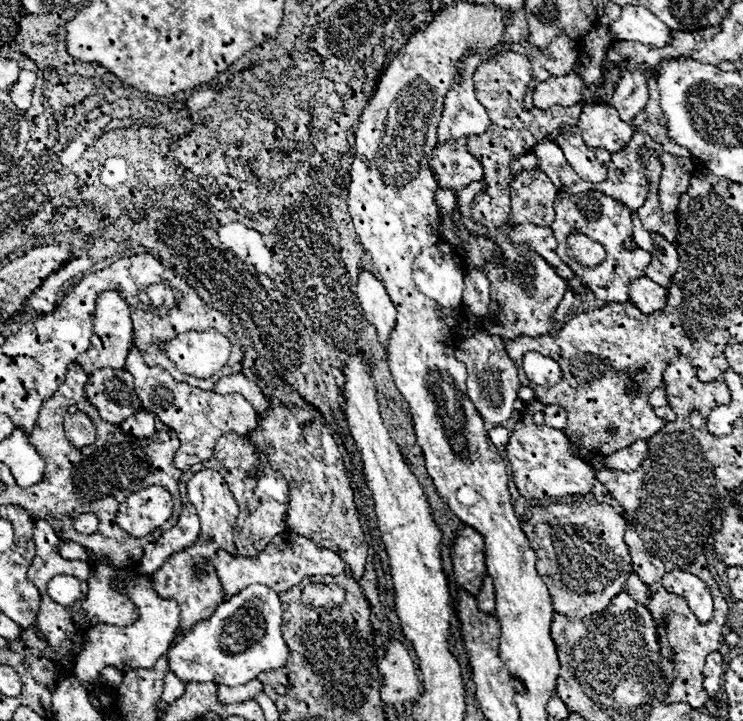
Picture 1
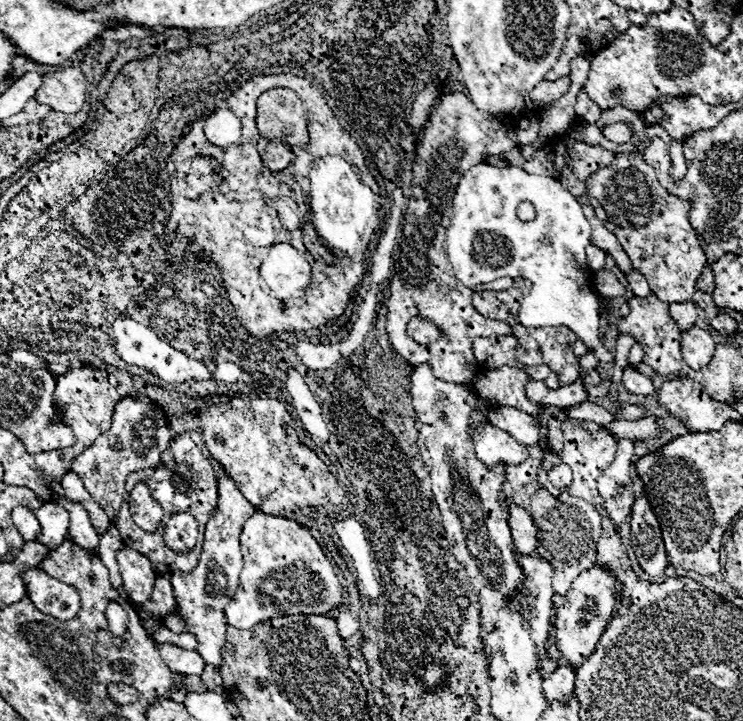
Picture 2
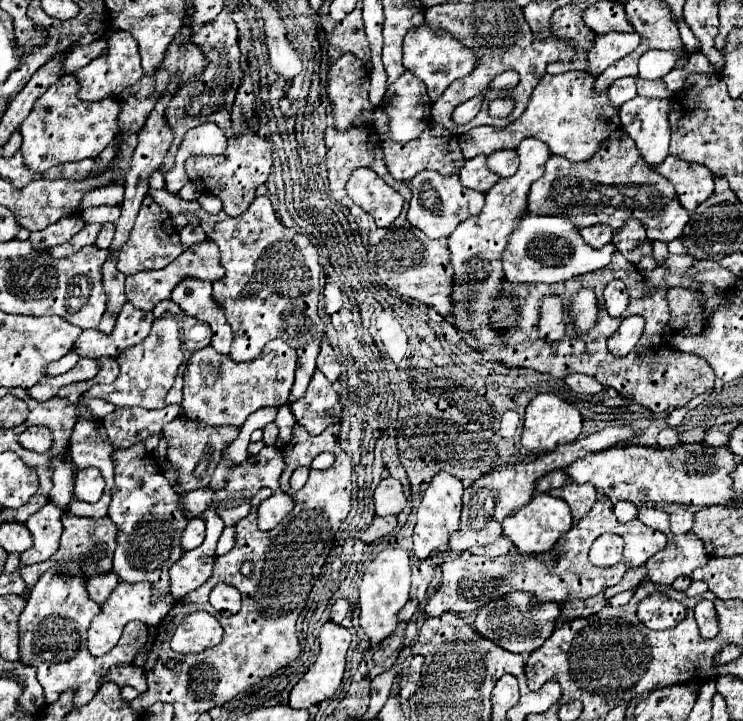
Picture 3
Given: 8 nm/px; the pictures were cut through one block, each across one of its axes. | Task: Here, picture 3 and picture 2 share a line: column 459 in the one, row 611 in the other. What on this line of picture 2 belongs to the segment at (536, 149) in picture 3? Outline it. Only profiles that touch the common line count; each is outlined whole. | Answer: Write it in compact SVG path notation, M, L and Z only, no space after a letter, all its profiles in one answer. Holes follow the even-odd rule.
M256 512L242 530L240 550L244 556L244 568L240 574L240 586L226 606L228 624L236 628L250 628L262 620L288 614L330 614L342 602L340 582L330 582L330 562L312 534L294 520L268 516ZM284 572L292 572L292 588L278 586L286 580ZM320 584L320 586L318 586ZM322 590L322 592L320 592Z

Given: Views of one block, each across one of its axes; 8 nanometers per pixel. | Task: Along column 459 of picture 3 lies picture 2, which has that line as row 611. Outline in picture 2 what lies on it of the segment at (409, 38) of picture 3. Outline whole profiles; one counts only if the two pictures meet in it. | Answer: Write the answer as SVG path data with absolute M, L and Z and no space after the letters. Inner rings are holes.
M38 566L24 570L22 582L28 598L34 602L34 606L38 606L42 614L48 614L62 622L76 618L80 610L80 596L72 586L48 576Z

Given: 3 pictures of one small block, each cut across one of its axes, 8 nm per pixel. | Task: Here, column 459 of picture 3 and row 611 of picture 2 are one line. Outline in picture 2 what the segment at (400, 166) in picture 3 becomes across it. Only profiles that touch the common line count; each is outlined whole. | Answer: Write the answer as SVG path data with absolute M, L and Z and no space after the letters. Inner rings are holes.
M158 576L150 600L142 604L144 612L156 620L162 620L166 614L170 614L174 610L174 606L176 606L176 600L174 600L170 576Z

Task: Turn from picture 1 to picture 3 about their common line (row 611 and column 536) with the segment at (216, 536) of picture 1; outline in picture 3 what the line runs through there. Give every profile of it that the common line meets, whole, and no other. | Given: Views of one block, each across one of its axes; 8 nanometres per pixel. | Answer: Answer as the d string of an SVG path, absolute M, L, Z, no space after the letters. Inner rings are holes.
M624 130L612 132L596 154L584 162L570 162L564 156L552 154L546 162L544 176L530 188L528 212L568 218L578 230L594 224L608 224L616 232L624 222L628 222L628 218L636 218L646 228L648 240L662 242L680 238L682 228L690 218L684 206L680 206L674 186L660 174L648 170L640 150L636 150L636 144Z

